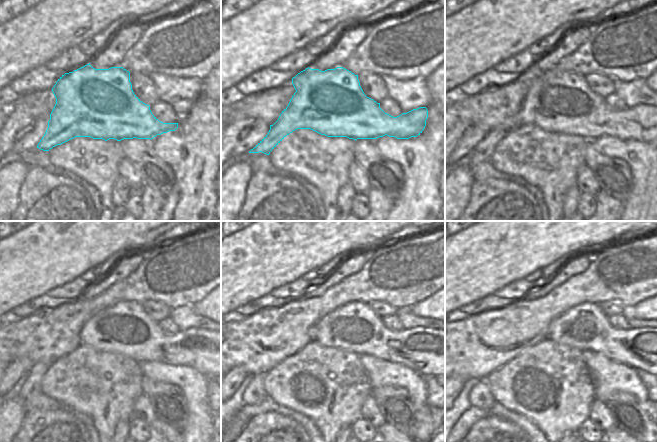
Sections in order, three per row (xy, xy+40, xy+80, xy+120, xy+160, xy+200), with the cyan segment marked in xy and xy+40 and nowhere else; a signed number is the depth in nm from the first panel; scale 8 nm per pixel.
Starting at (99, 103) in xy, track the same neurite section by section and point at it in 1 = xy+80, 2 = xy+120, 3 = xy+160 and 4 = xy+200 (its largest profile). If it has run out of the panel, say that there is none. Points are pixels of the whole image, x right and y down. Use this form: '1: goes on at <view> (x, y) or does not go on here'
1: goes on at xy+80 (557, 101)
2: goes on at xy+120 (126, 328)
3: goes on at xy+160 (355, 327)
4: goes on at xy+200 (585, 326)

